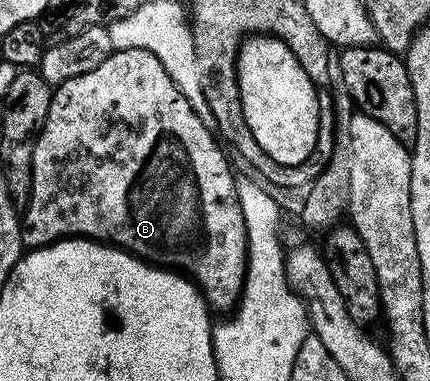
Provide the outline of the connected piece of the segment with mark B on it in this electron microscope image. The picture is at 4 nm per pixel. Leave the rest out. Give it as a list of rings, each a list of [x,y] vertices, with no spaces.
[[[137,48],[116,50],[103,63],[97,64],[93,72],[85,72],[85,76],[73,76],[73,80],[65,80],[65,84],[54,87],[49,104],[49,116],[33,148],[33,184],[29,200],[25,203],[24,210],[27,211],[22,211],[19,228],[24,247],[49,246],[61,238],[81,237],[105,242],[119,247],[120,250],[136,254],[145,262],[164,268],[174,268],[186,274],[202,290],[208,307],[216,311],[217,309],[227,310],[223,312],[234,311],[239,304],[239,297],[243,295],[243,281],[247,275],[247,237],[245,220],[241,216],[241,204],[235,187],[237,178],[236,175],[231,175],[231,166],[227,163],[226,153],[228,154],[228,151],[221,145],[212,127],[201,121],[197,112],[193,112],[189,100],[180,92],[177,84],[173,84],[169,72],[165,72],[165,64],[161,64],[161,60],[153,56],[153,52]]]

